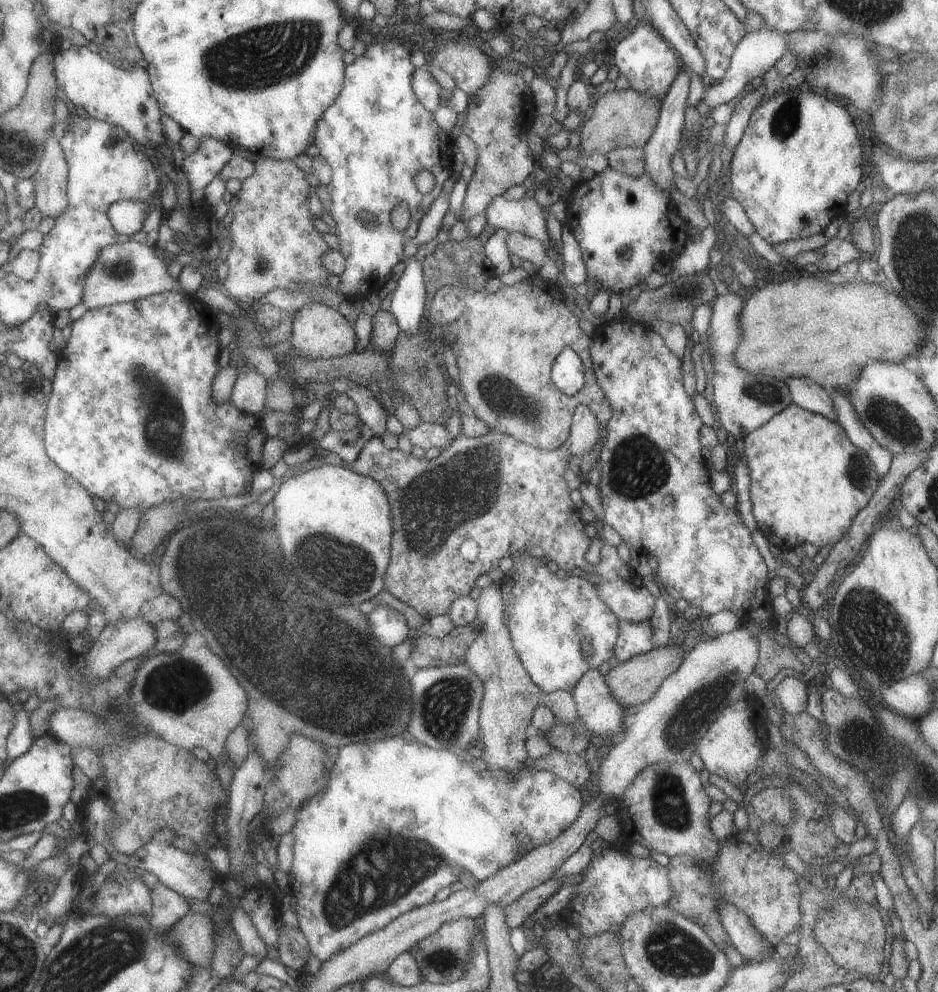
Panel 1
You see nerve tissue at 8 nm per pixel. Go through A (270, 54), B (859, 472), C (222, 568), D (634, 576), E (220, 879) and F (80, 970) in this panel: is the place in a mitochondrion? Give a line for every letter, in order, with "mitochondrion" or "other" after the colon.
A: mitochondrion
B: mitochondrion
C: mitochondrion
D: other
E: other
F: mitochondrion

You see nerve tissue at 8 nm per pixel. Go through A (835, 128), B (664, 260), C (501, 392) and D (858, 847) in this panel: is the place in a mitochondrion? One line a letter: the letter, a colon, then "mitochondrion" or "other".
A: other
B: other
C: mitochondrion
D: other

